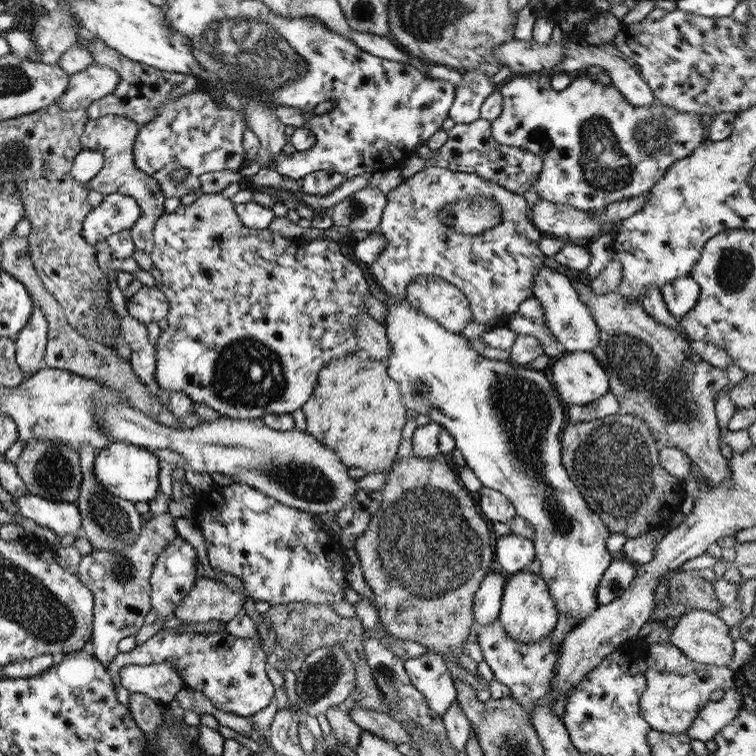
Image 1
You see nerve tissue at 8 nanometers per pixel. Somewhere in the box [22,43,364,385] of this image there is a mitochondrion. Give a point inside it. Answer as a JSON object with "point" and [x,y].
{"point":[46,202]}

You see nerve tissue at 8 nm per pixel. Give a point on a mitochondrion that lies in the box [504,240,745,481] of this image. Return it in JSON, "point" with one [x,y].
{"point":[647,369]}

